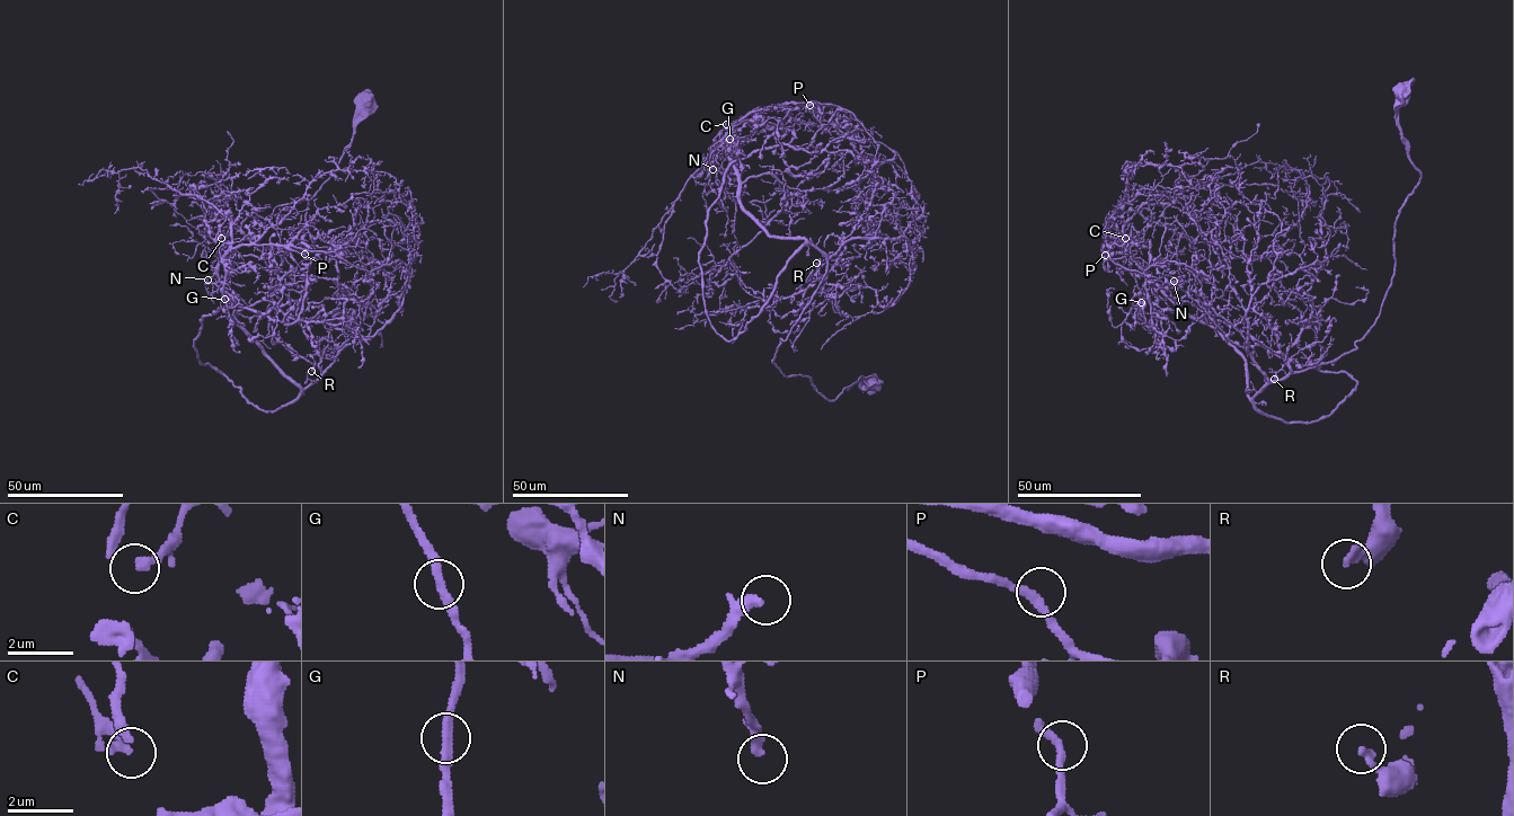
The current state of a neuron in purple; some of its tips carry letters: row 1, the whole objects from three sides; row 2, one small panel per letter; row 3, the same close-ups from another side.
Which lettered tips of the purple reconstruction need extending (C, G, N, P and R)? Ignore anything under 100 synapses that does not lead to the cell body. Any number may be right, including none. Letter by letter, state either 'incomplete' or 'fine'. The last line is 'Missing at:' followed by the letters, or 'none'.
C: fine
G: fine
N: incomplete
P: fine
R: fine
Missing at: N

